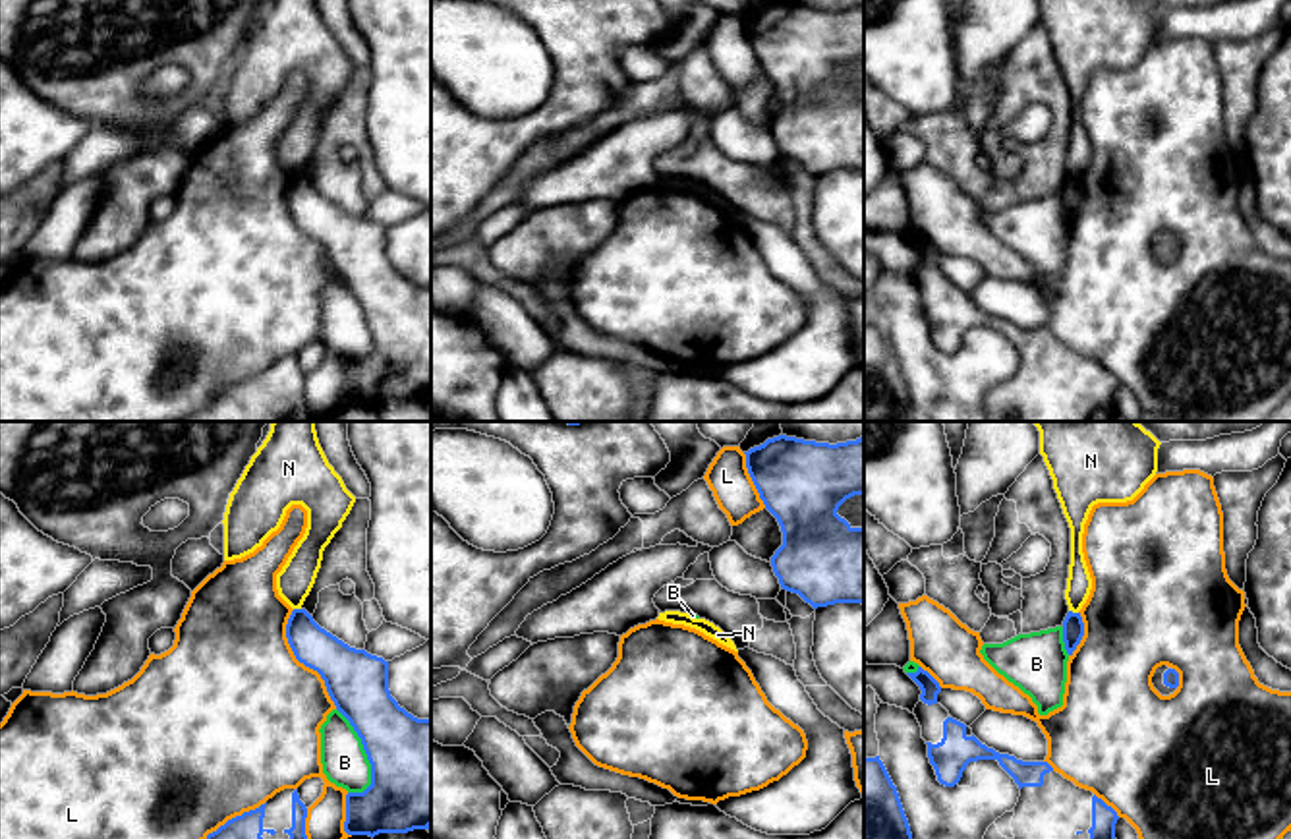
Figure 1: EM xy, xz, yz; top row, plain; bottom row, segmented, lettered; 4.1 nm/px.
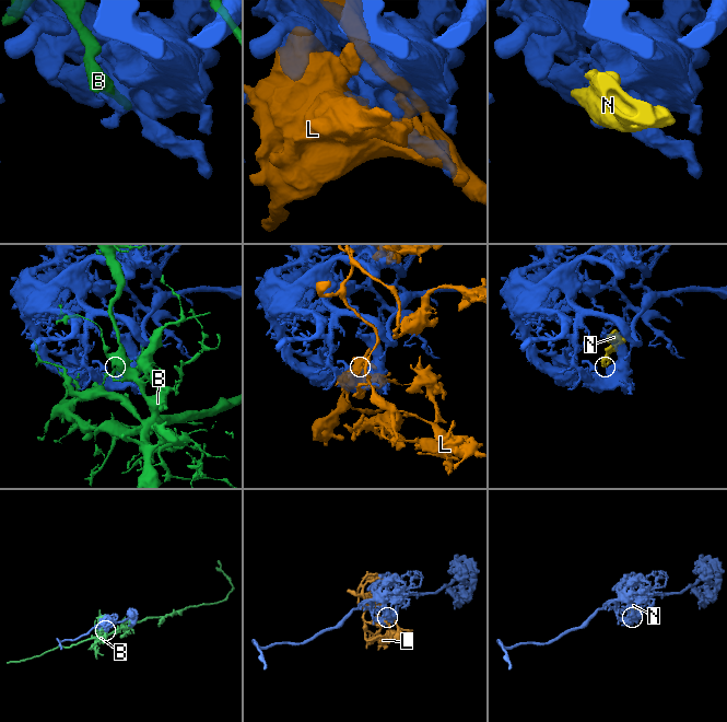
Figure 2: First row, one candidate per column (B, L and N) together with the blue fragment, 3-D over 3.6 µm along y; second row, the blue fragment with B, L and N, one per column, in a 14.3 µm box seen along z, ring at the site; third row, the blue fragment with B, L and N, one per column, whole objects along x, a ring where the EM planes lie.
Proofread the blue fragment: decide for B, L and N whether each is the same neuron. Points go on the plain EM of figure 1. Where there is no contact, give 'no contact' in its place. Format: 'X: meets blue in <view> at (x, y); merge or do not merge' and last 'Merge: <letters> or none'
B: meets blue in xy at (364, 316); do not merge
L: meets blue in xy at (300, 229); do not merge
N: meets blue in yz at (1071, 178); do not merge
Merge: none

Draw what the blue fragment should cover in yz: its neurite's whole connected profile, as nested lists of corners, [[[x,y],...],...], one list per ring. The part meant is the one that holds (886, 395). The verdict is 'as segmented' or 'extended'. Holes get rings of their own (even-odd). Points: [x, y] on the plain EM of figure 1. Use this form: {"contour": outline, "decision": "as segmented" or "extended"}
{"contour": [[[879,323],[864,325],[864,421],[916,421],[897,354]]], "decision": "as segmented"}

